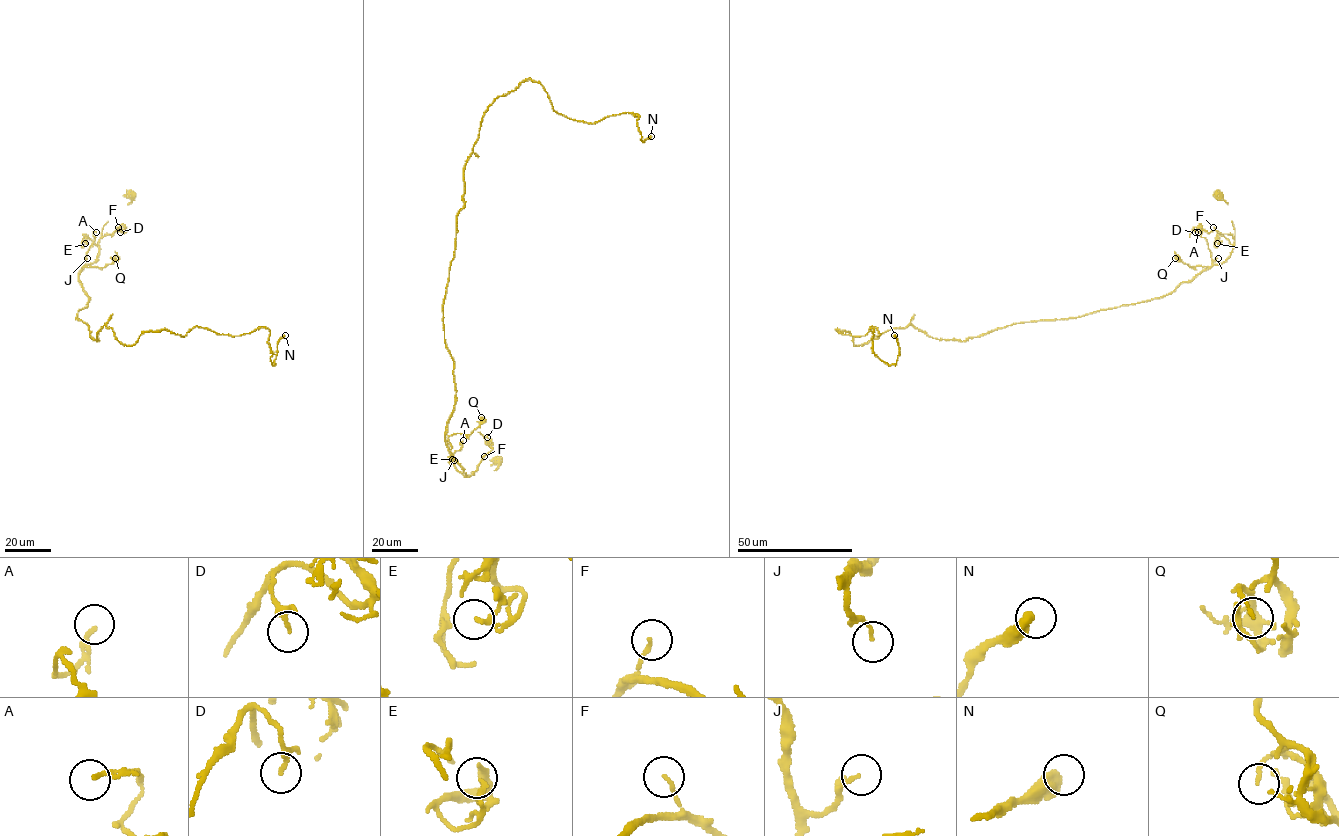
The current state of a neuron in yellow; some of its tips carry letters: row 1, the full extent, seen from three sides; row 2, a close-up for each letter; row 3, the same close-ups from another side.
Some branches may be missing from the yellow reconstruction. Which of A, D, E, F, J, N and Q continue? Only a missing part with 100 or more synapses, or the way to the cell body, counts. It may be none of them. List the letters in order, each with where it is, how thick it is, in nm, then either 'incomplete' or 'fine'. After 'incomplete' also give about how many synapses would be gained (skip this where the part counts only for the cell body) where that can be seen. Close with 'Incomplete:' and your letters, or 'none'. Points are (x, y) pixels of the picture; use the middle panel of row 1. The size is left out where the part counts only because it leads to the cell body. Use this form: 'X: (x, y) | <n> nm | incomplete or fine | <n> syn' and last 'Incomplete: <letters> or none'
A: (463, 440) | 170 nm | fine
D: (487, 437) | 160 nm | fine
E: (452, 459) | 130 nm | fine
F: (484, 456) | 120 nm | fine
J: (454, 460) | 120 nm | fine
N: (651, 136) | 550 nm | fine
Q: (481, 417) | 120 nm | fine
Incomplete: none

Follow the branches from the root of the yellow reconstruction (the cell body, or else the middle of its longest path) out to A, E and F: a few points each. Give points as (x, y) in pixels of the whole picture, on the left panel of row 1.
A: (130, 196), (132, 200), (103, 226), (98, 258), (85, 265), (86, 252), (95, 237), (93, 233), (96, 232)
E: (130, 196), (132, 200), (103, 226), (98, 244), (83, 234), (85, 243)
F: (130, 196), (132, 200), (103, 226), (102, 236), (113, 233), (118, 227)

